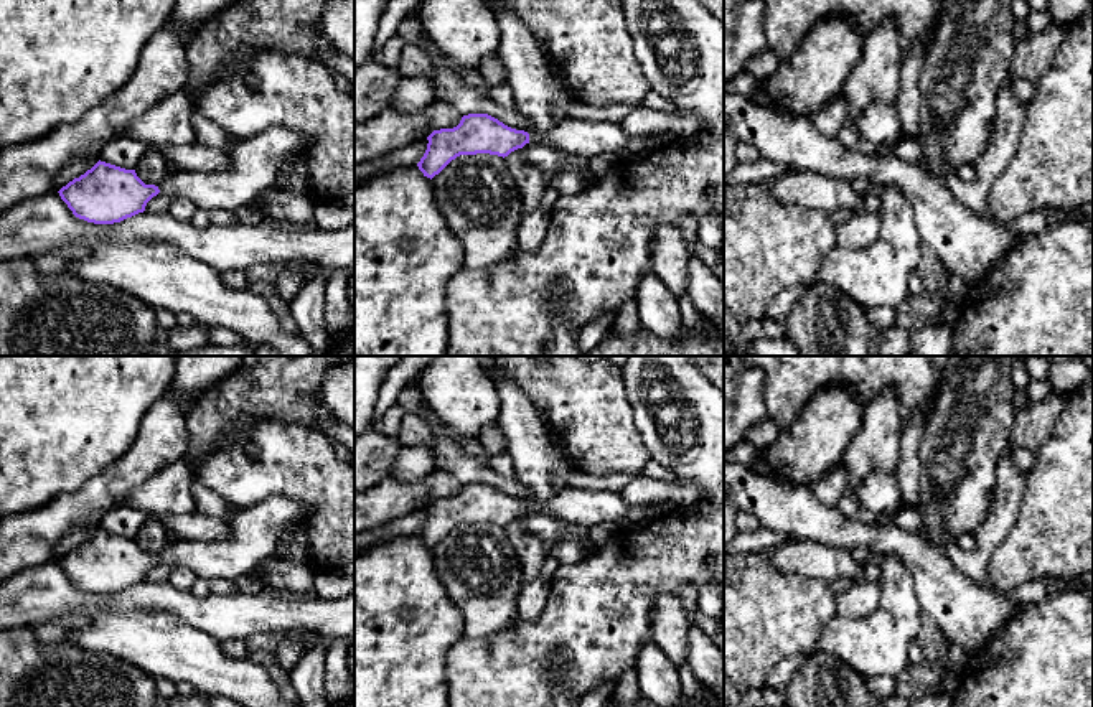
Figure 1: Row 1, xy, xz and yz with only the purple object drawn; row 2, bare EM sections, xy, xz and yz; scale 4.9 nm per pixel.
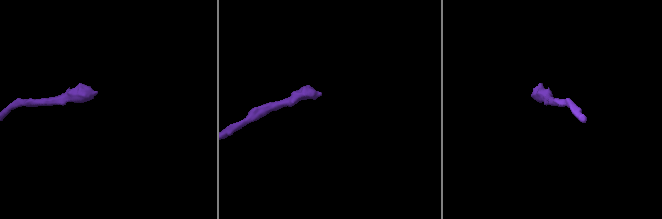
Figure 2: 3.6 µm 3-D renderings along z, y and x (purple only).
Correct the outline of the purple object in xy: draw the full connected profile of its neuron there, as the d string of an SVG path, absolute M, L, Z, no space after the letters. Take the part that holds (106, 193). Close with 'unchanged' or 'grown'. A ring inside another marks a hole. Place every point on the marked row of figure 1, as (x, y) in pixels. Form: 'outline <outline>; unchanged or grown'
outline M270 127L231 148L231 163L224 170L176 170L158 186L145 185L135 170L99 160L58 193L76 218L94 224L114 224L143 213L158 193L185 196L206 211L237 211L274 186L280 165L312 142L312 135Z; grown

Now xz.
outline M468 114L457 127L434 130L427 140L427 150L417 166L432 180L460 155L490 153L504 158L526 143L544 143L569 155L593 160L608 153L622 157L630 137L613 122L569 117L551 132L532 130L529 135L488 114Z; grown

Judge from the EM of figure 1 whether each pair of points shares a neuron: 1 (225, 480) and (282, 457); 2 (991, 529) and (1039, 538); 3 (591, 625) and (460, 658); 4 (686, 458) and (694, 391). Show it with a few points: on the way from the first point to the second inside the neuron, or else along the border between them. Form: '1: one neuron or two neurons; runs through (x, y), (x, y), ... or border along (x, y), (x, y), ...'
1: one neuron; runs through (239, 475), (259, 475), (267, 467)
2: two neurons; border along (1022, 496), (1019, 515), (988, 566)
3: one neuron; runs through (558, 635), (520, 656), (493, 663)
4: one neuron; runs through (689, 442), (689, 407)

